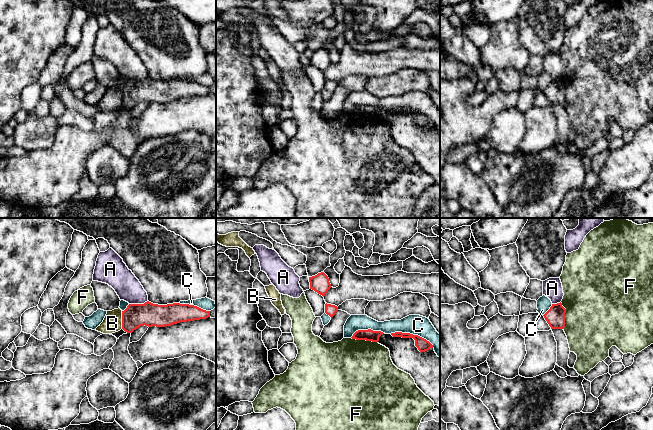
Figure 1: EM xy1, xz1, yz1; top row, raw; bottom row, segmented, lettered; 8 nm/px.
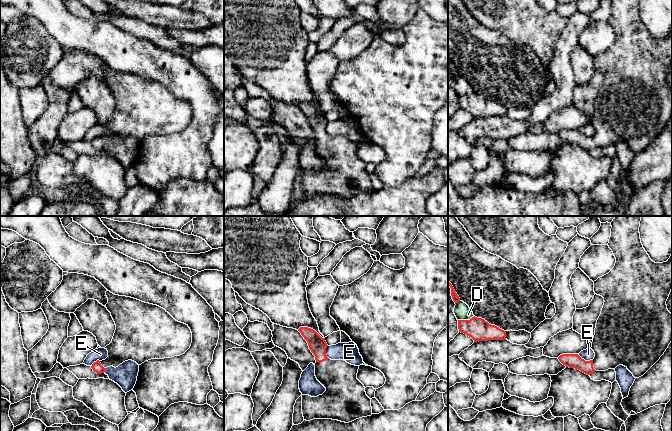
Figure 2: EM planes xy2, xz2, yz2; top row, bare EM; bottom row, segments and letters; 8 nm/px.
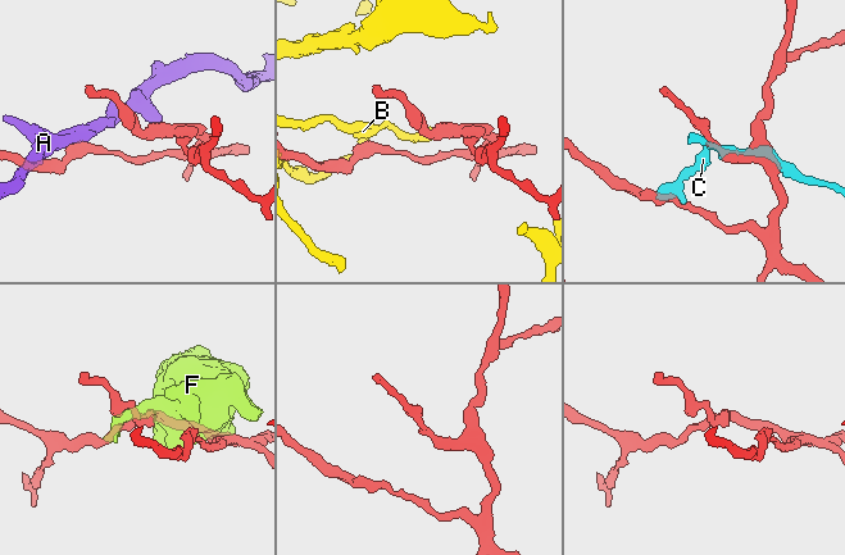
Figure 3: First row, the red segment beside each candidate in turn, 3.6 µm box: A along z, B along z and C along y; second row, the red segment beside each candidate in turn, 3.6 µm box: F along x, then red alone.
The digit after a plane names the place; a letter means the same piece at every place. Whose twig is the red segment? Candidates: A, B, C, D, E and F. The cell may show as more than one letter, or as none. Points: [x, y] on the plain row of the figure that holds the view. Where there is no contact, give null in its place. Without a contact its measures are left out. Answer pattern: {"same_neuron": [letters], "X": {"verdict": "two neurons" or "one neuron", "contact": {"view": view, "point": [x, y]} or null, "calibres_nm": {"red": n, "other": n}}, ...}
{"same_neuron": [], "A": {"verdict": "two neurons", "contact": {"view": "xy1", "point": [138, 80]}, "calibres_nm": {"red": 190, "other": 200}}, "B": {"verdict": "two neurons", "contact": {"view": "xy1", "point": [122, 96]}, "calibres_nm": {"red": 190, "other": 150}}, "C": {"verdict": "two neurons", "contact": {"view": "xz1", "point": [412, 110]}, "calibres_nm": {"red": 100, "other": 160}}, "D": {"verdict": "two neurons", "contact": {"view": "yz2", "point": [466, 96]}, "calibres_nm": {"red": 180, "other": 130}}, "E": {"verdict": "two neurons", "contact": {"view": "yz2", "point": [584, 136]}, "calibres_nm": {"red": 110, "other": 90}}, "F": {"verdict": "two neurons", "contact": {"view": "yz1", "point": [564, 92]}, "calibres_nm": {"red": 160, "other": 500}}}

